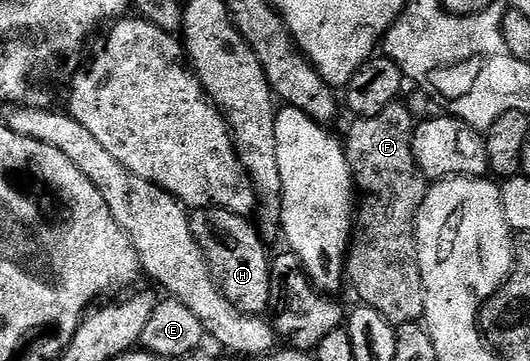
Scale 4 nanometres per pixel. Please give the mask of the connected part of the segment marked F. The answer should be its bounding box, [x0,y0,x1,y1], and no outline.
[343,102,431,326]

